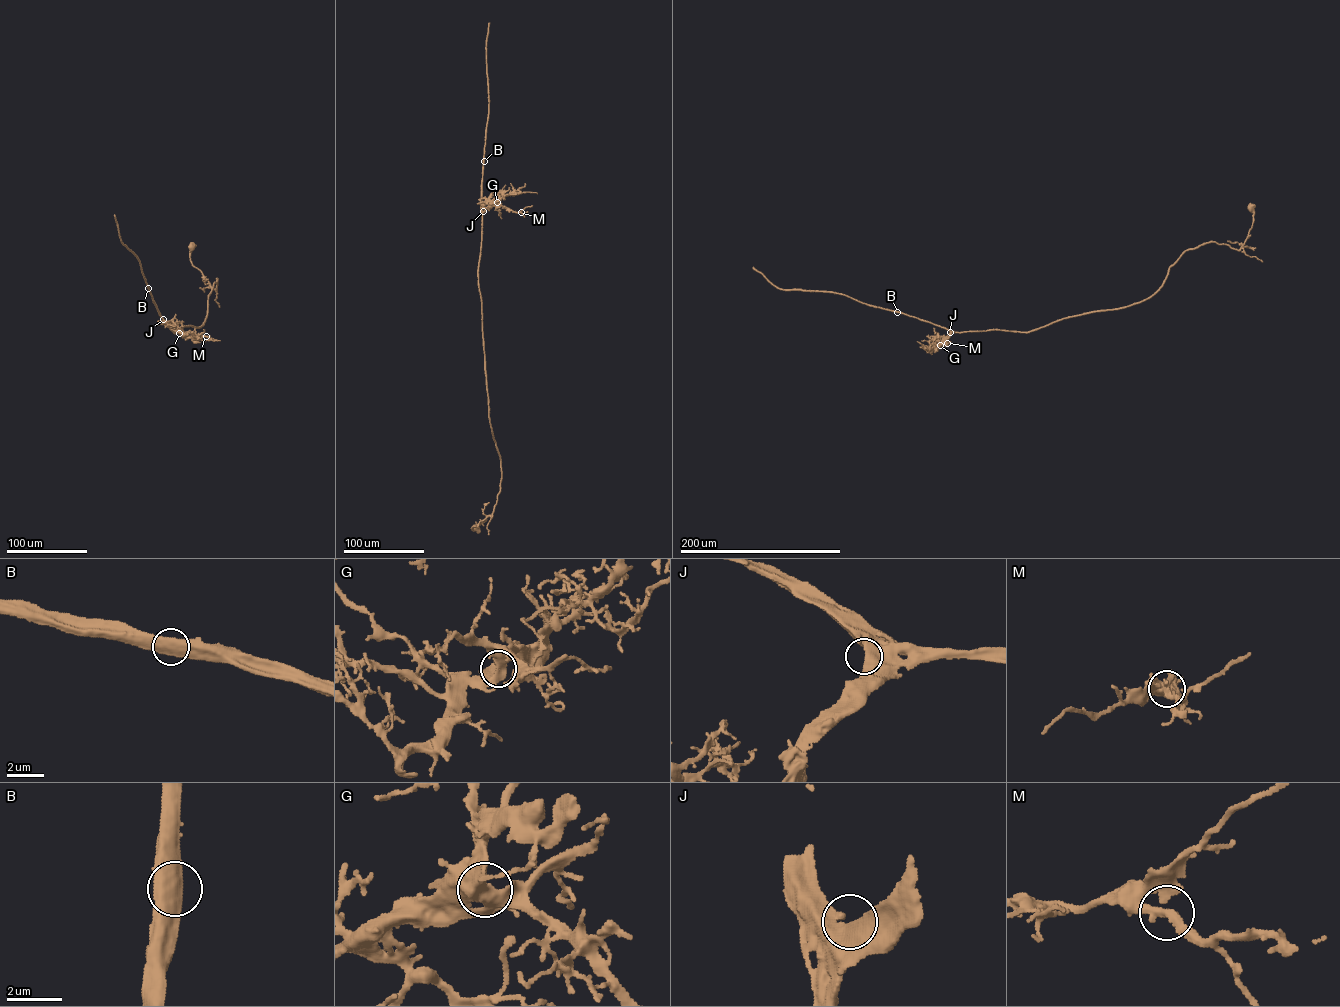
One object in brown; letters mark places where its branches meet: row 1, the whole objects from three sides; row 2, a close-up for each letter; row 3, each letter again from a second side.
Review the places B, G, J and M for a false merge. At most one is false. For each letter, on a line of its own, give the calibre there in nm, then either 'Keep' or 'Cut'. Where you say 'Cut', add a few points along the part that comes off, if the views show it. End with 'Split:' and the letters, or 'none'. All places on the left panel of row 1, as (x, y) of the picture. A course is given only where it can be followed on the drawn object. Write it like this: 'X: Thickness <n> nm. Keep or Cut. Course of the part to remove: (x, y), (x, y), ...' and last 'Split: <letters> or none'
B: Thickness 500 nm. Keep
G: Thickness 600 nm. Keep
J: Thickness 650 nm. Keep
M: Thickness 320 nm. Keep
Split: none

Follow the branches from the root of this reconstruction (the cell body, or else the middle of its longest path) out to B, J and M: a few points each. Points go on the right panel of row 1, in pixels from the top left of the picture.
B: (1250, 207), (1240, 249), (1212, 241), (1186, 250), (1155, 293), (1128, 306), (1024, 332), (950, 332), (897, 312)
J: (1250, 207), (1253, 221), (1240, 249), (1212, 241), (1186, 250), (1163, 284), (1142, 301), (1027, 332), (950, 332)
M: (1250, 207), (1240, 249), (1212, 241), (1186, 250), (1142, 301), (1027, 332), (952, 332), (947, 343)

